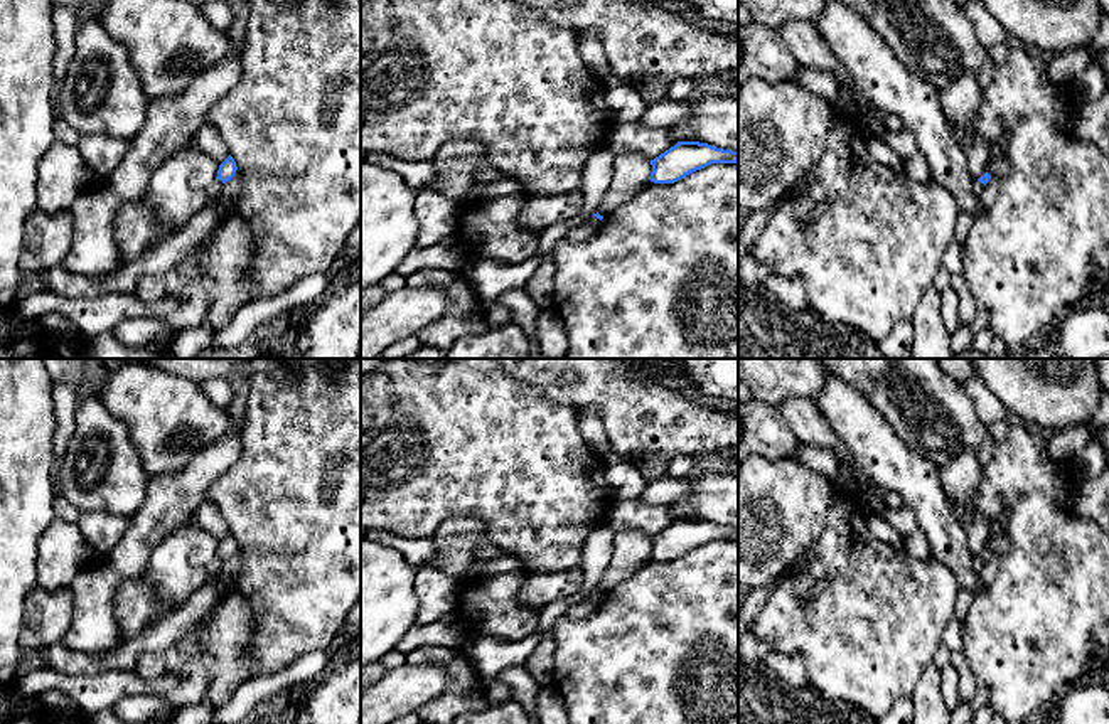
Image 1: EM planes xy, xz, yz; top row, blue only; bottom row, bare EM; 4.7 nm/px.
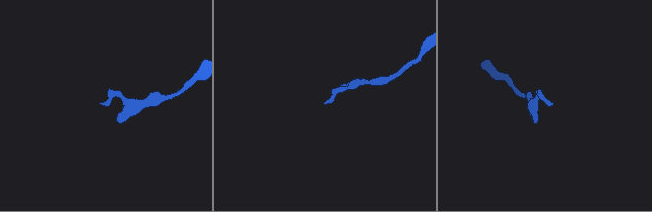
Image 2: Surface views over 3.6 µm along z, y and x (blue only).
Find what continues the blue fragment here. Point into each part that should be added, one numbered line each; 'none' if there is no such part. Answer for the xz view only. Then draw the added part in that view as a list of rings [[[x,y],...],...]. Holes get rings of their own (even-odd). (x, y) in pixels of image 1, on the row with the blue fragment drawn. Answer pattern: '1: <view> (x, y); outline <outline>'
none

